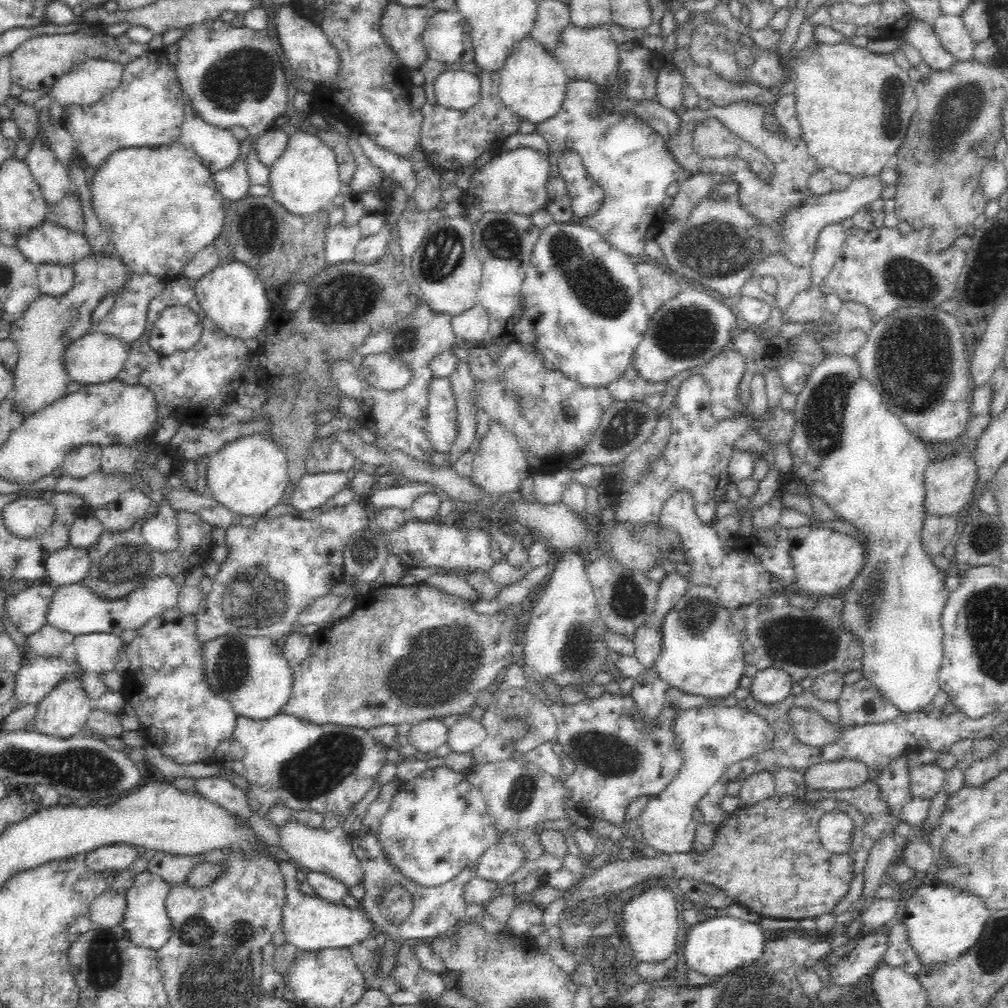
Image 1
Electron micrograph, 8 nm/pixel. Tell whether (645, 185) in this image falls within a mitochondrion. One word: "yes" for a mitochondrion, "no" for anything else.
no

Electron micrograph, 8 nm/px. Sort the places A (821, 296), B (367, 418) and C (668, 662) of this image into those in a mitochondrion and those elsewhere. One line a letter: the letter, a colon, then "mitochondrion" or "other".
A: other
B: other
C: other

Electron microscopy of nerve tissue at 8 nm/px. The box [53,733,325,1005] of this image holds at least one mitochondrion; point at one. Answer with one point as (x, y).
(102, 968)

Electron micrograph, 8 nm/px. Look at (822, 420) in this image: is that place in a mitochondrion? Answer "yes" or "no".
yes

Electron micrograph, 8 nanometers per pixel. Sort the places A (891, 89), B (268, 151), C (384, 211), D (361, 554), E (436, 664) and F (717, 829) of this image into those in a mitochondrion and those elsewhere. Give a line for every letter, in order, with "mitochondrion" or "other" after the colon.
A: mitochondrion
B: other
C: other
D: mitochondrion
E: mitochondrion
F: other

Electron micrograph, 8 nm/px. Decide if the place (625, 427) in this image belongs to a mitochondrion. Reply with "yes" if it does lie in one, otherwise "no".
yes

